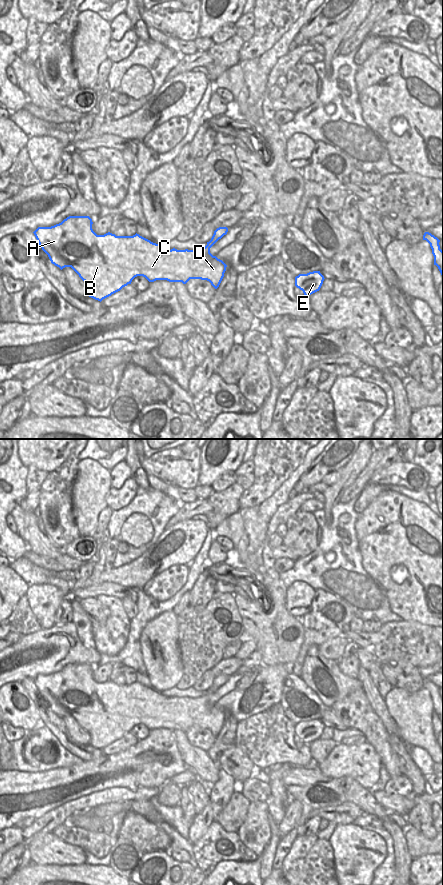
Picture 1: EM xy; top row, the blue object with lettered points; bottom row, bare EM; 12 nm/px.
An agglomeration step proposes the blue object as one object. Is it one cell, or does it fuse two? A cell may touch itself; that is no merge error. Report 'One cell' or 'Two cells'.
One cell

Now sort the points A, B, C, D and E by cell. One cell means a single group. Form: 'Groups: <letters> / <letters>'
Groups: A B C D E

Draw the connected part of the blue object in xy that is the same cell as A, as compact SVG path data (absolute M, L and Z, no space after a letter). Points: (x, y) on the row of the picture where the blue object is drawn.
M69 216L54 226L38 227L33 233L42 250L48 255L51 263L61 270L65 267L71 267L89 285L89 297L95 300L101 302L103 299L131 284L132 280L137 276L143 276L149 282L167 280L169 282L182 282L183 284L186 284L190 279L201 279L209 281L215 289L219 287L224 277L227 265L216 256L213 256L210 253L210 248L227 234L227 227L217 228L207 245L199 250L177 250L175 248L169 250L137 233L133 236L116 236L110 232L104 235L97 235L92 229L92 224L92 219L89 216Z

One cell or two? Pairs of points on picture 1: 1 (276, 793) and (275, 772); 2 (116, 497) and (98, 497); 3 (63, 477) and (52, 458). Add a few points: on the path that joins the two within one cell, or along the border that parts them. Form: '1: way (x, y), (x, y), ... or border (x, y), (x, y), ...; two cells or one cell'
1: way (276, 788), (276, 777); one cell
2: border (111, 487), (106, 505); two cells
3: border (72, 449), (69, 455), (48, 473); two cells

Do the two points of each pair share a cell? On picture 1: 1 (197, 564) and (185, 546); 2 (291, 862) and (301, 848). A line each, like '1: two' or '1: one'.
1: two
2: one

